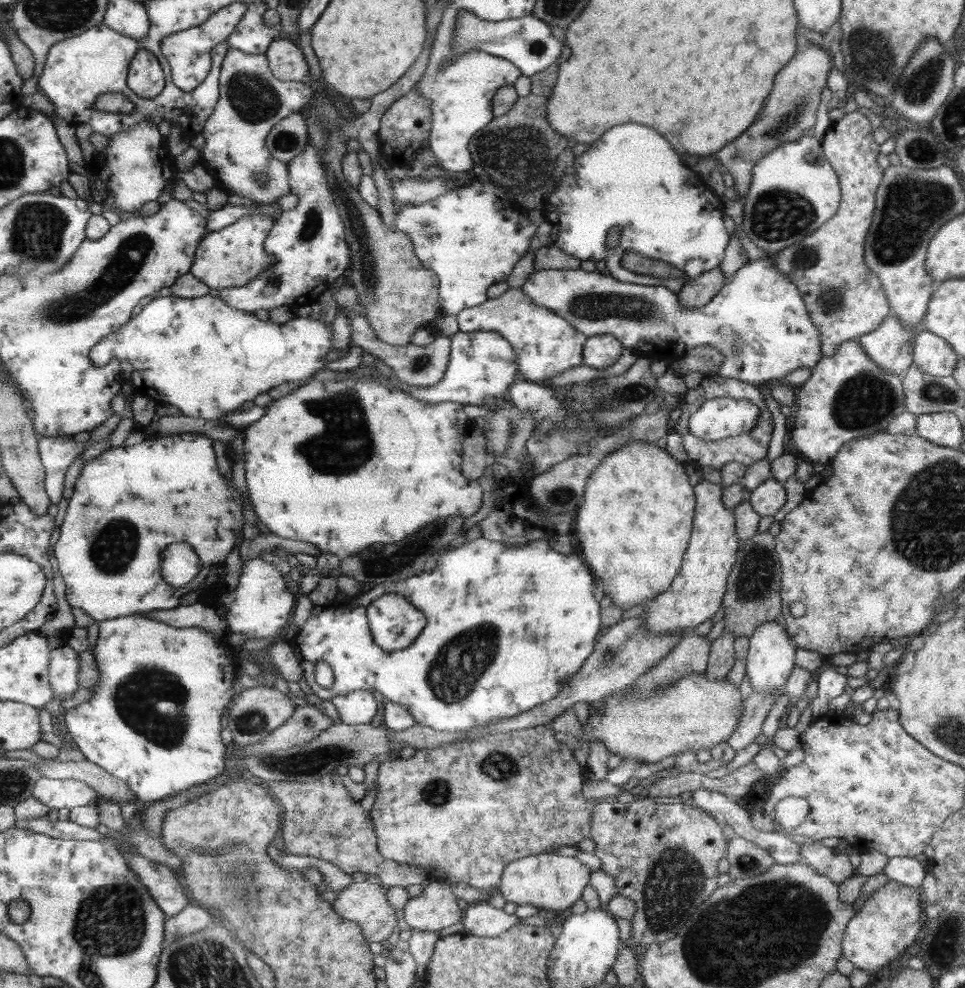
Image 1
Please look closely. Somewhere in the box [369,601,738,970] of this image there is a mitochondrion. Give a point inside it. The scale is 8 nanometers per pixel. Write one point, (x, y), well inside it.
(674, 882)

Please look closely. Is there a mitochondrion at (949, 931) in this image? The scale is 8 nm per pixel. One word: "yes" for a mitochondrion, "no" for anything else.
no

